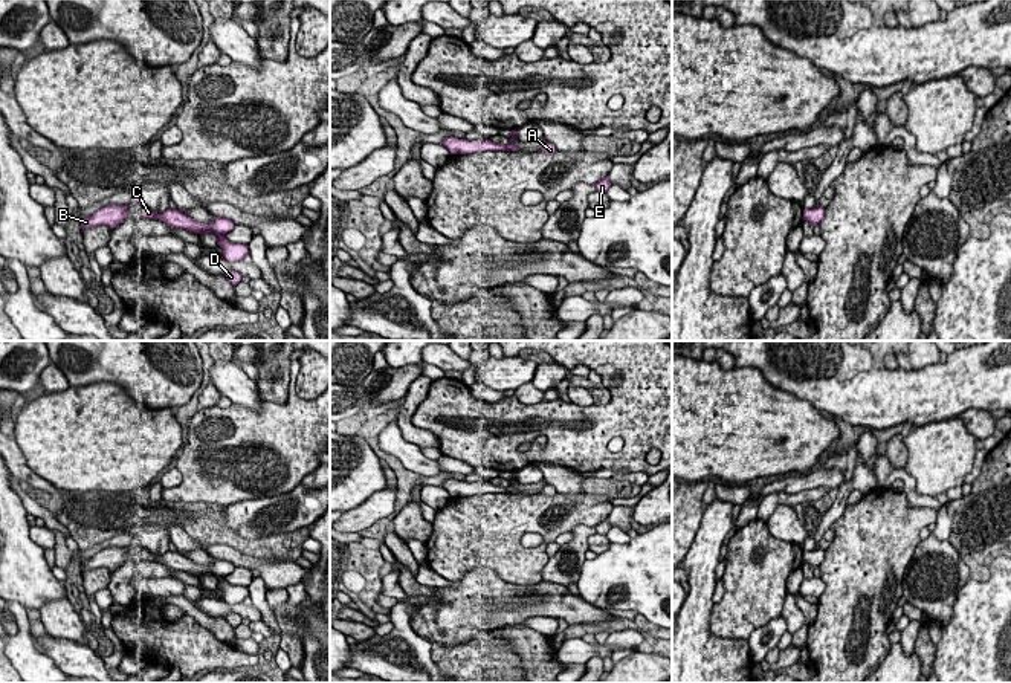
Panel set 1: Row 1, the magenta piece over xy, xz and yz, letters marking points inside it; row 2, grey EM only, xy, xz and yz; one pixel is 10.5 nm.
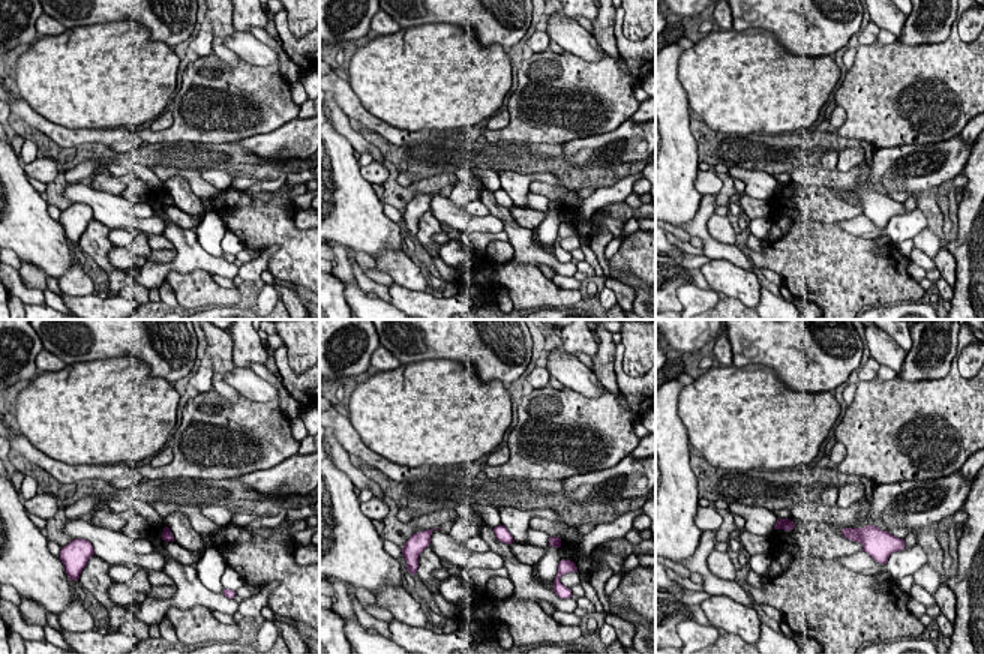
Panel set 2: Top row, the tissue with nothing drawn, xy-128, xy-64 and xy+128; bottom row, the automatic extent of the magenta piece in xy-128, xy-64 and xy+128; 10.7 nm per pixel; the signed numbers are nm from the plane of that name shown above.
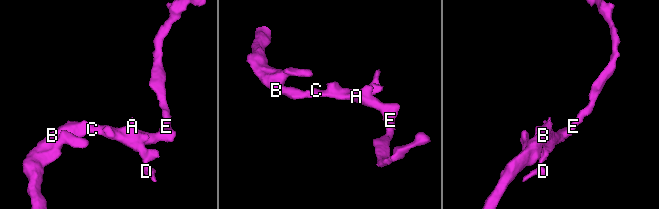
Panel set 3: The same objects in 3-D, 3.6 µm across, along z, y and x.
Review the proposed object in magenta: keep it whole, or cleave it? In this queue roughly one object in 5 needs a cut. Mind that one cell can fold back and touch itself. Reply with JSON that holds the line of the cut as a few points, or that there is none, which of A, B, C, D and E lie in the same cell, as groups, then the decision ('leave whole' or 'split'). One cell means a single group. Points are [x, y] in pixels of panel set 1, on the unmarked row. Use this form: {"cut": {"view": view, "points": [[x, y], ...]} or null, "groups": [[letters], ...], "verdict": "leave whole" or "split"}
{"cut": null, "groups": [["A", "B", "C", "D", "E"]], "verdict": "leave whole"}

